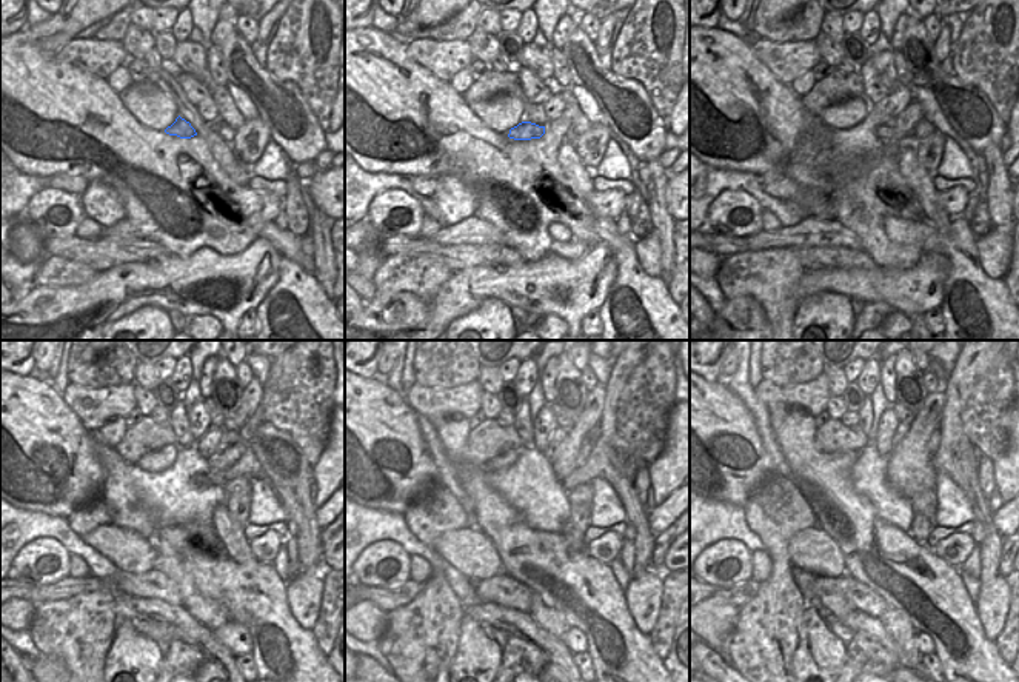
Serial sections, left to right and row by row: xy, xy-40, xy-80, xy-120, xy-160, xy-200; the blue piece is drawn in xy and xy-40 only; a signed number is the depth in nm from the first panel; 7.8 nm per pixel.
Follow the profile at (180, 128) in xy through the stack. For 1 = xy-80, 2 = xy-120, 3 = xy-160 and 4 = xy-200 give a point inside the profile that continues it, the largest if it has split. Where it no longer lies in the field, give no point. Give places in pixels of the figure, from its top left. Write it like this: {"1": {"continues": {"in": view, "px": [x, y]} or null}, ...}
{"1": {"continues": {"in": "xy-80", "px": [884, 133]}}, "2": {"continues": {"in": "xy-120", "px": [248, 465]}}, "3": {"continues": {"in": "xy-160", "px": [598, 464]}}, "4": {"continues": {"in": "xy-200", "px": [956, 456]}}}

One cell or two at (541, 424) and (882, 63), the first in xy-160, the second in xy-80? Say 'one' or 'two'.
one

